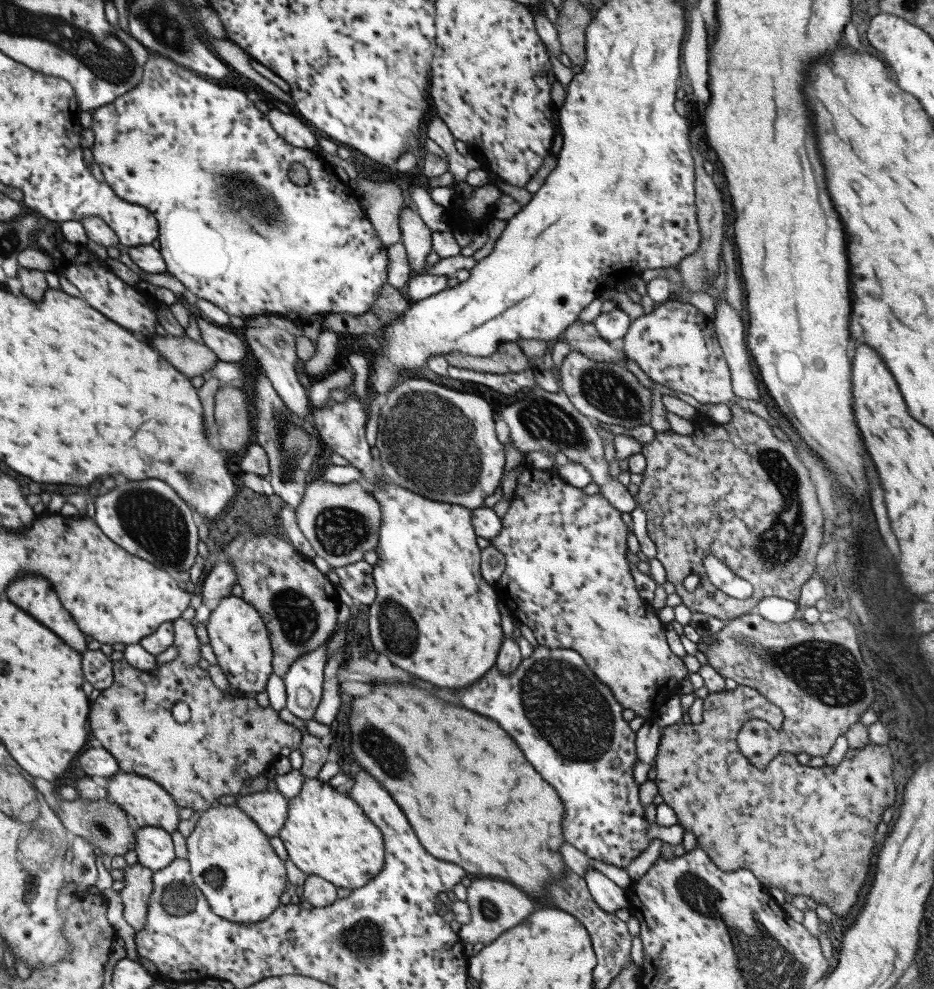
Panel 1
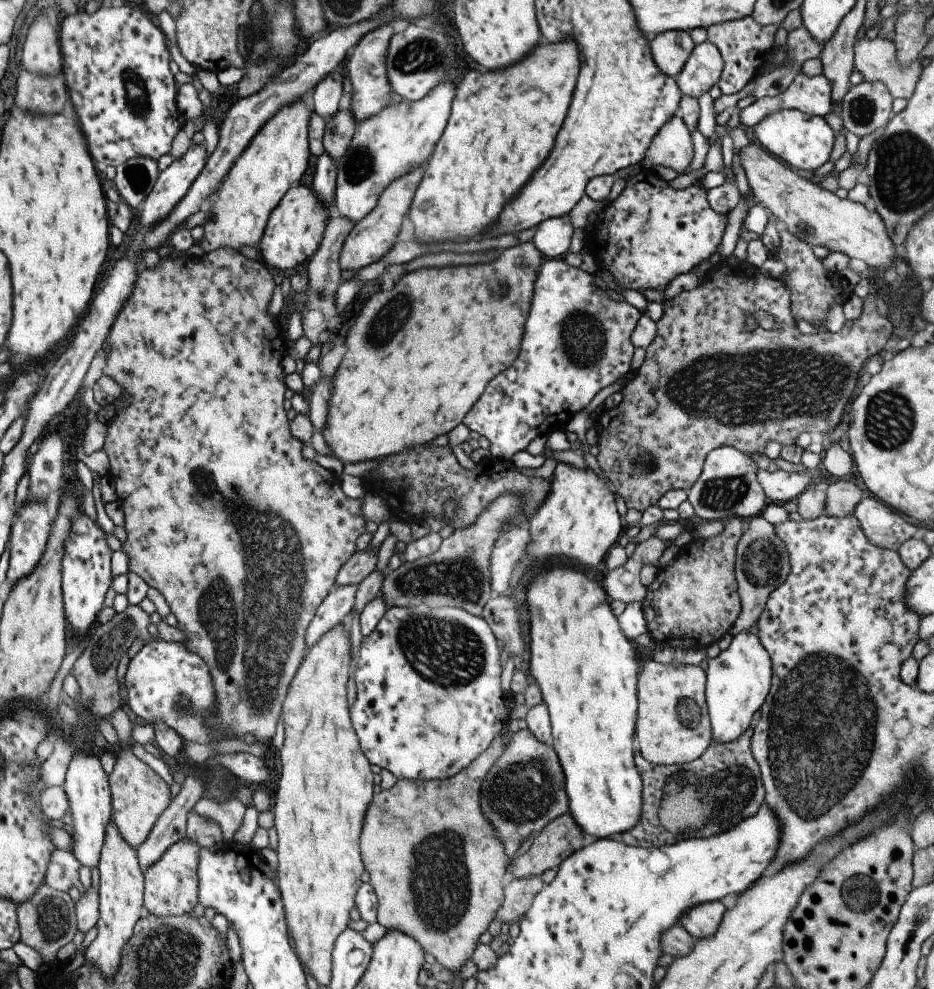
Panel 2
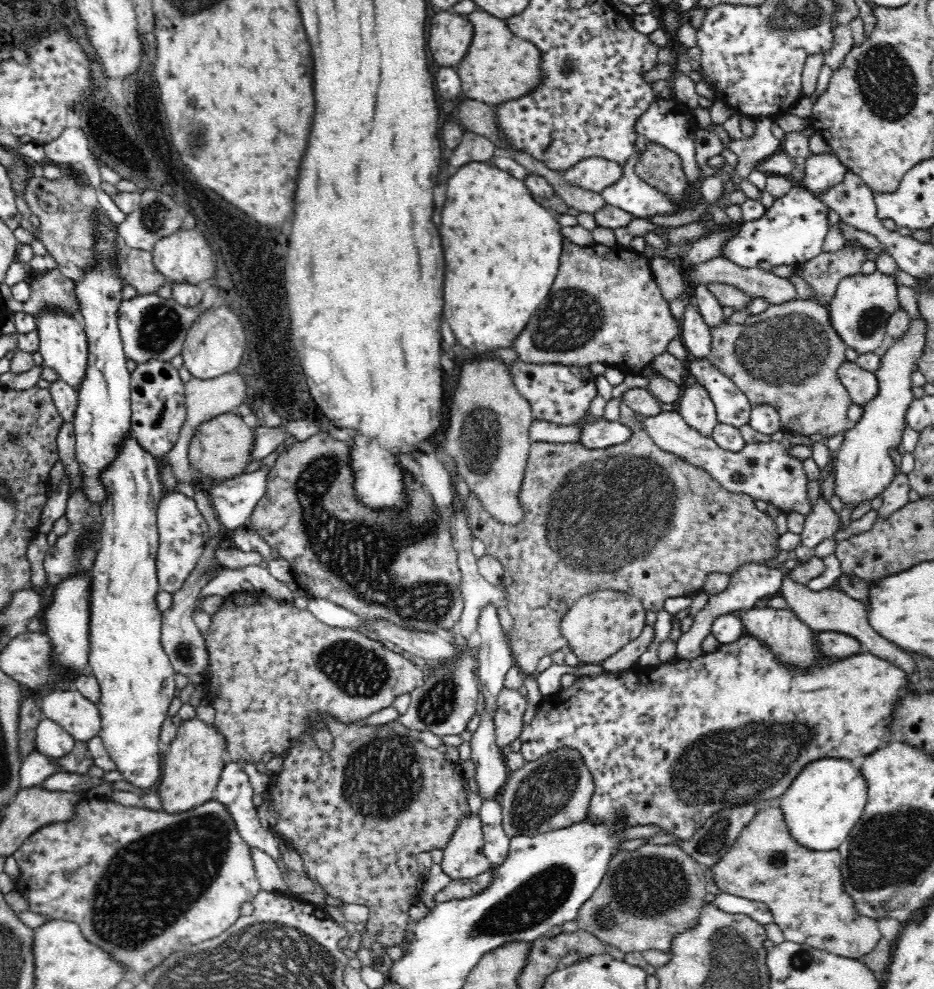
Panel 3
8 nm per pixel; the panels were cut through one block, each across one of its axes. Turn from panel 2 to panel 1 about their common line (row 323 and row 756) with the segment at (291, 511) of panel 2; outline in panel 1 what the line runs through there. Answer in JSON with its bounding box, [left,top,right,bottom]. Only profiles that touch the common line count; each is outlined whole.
[87,620,303,812]

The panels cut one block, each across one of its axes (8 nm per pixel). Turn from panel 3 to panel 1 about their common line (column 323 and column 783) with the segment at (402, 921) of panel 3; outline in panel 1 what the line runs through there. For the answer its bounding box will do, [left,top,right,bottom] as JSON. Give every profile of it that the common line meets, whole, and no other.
[653,686,895,918]

